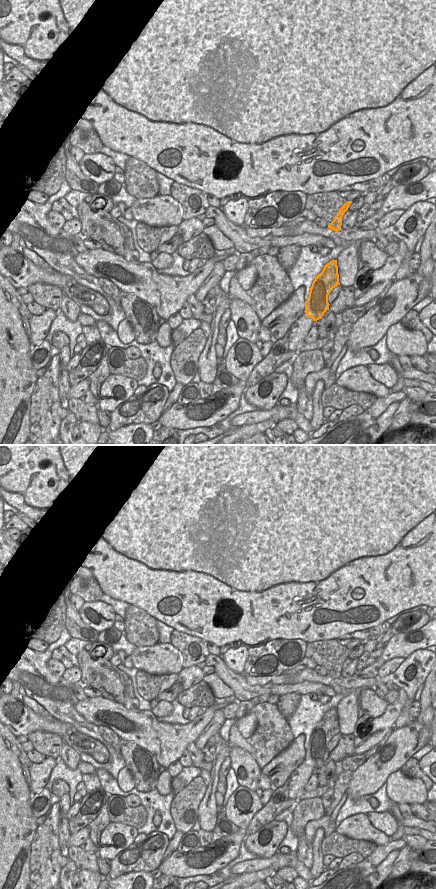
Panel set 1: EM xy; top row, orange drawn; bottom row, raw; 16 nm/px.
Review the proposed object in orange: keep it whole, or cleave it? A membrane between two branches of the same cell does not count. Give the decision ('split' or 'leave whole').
split

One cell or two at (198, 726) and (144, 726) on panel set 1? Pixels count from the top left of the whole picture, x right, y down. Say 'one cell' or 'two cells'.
one cell

